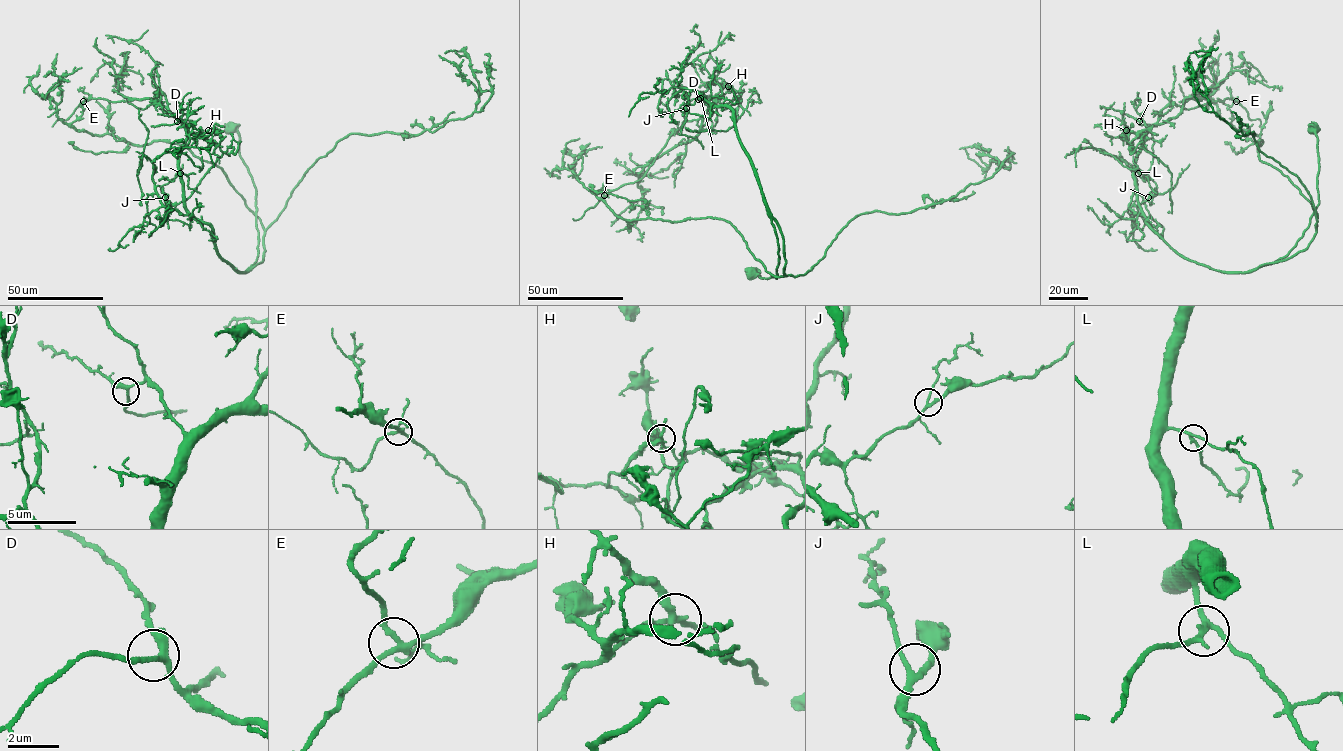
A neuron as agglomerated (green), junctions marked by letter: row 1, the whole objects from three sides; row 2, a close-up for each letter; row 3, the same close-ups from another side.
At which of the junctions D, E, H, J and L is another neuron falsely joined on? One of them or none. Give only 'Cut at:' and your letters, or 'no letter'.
Cut at: H

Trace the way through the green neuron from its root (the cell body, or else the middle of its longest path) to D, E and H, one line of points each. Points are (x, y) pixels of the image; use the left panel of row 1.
D: (231, 127), (256, 190), (258, 256), (245, 272), (186, 207), (188, 126), (177, 121)
E: (231, 127), (256, 190), (258, 256), (245, 272), (186, 207), (183, 123), (159, 104), (83, 101)
H: (231, 127), (256, 190), (258, 256), (245, 272), (218, 254), (213, 230), (186, 207), (179, 153), (207, 131)

